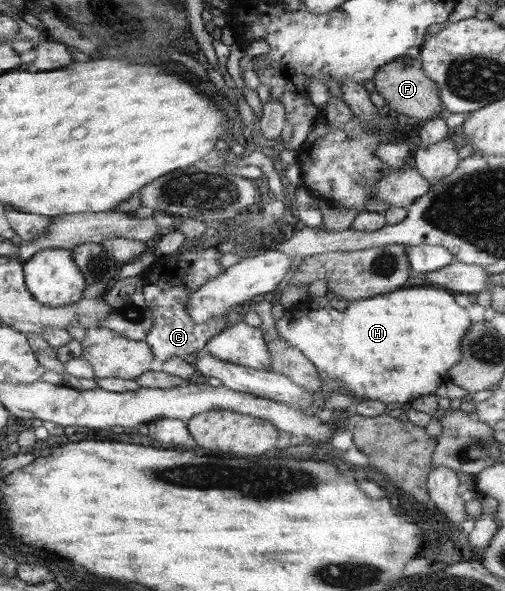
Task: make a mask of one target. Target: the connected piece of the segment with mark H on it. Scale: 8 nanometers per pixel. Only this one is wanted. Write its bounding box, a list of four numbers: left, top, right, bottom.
[279,287,473,407]

